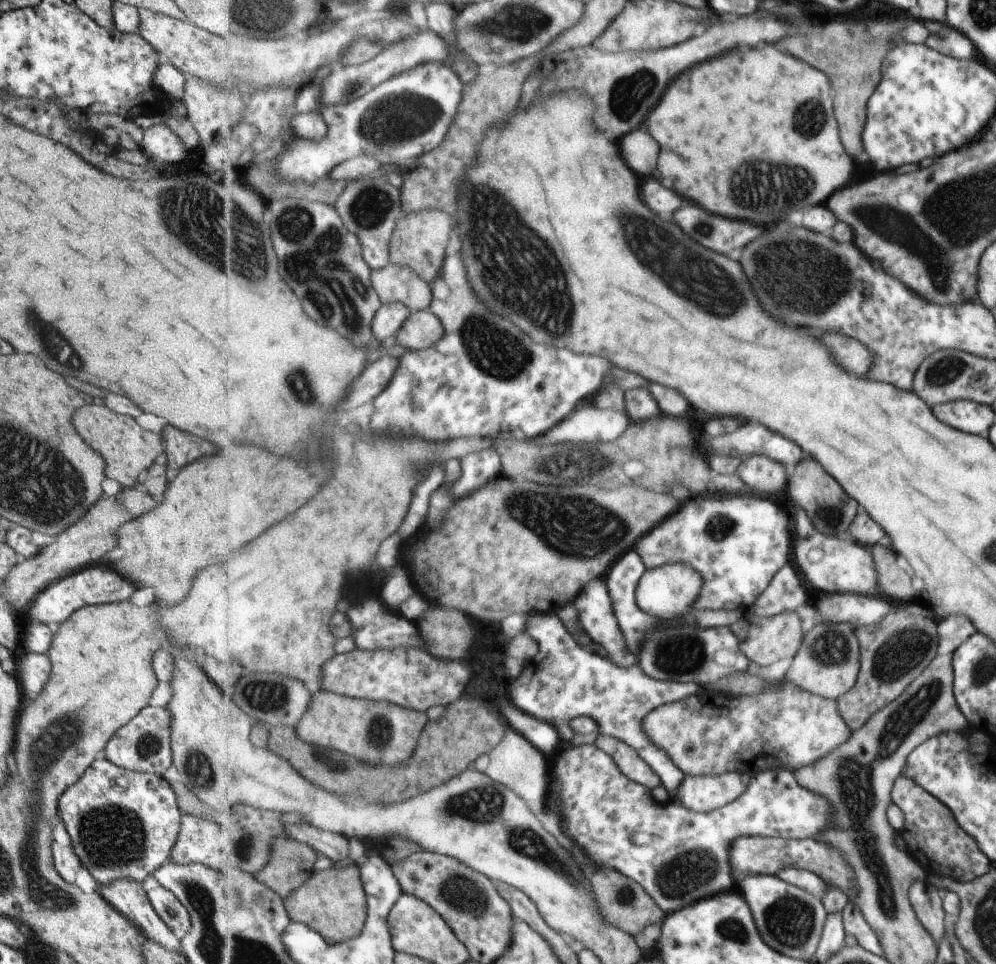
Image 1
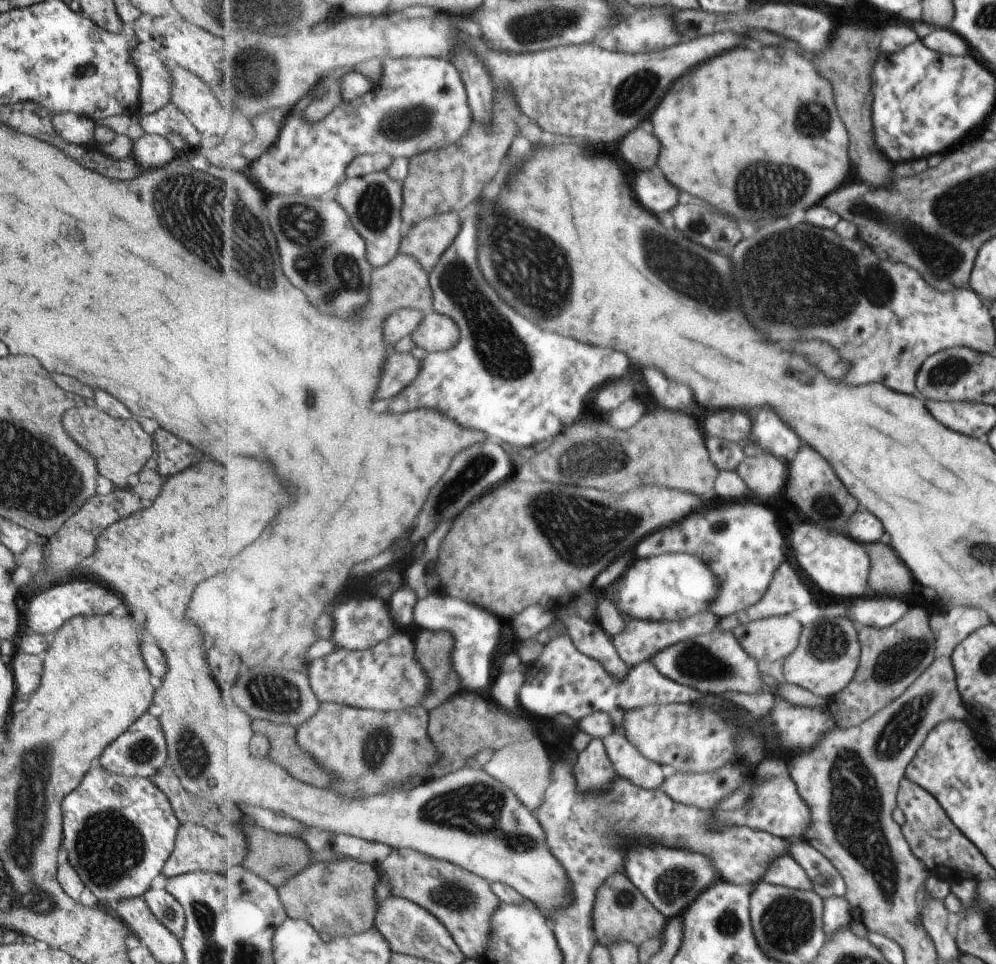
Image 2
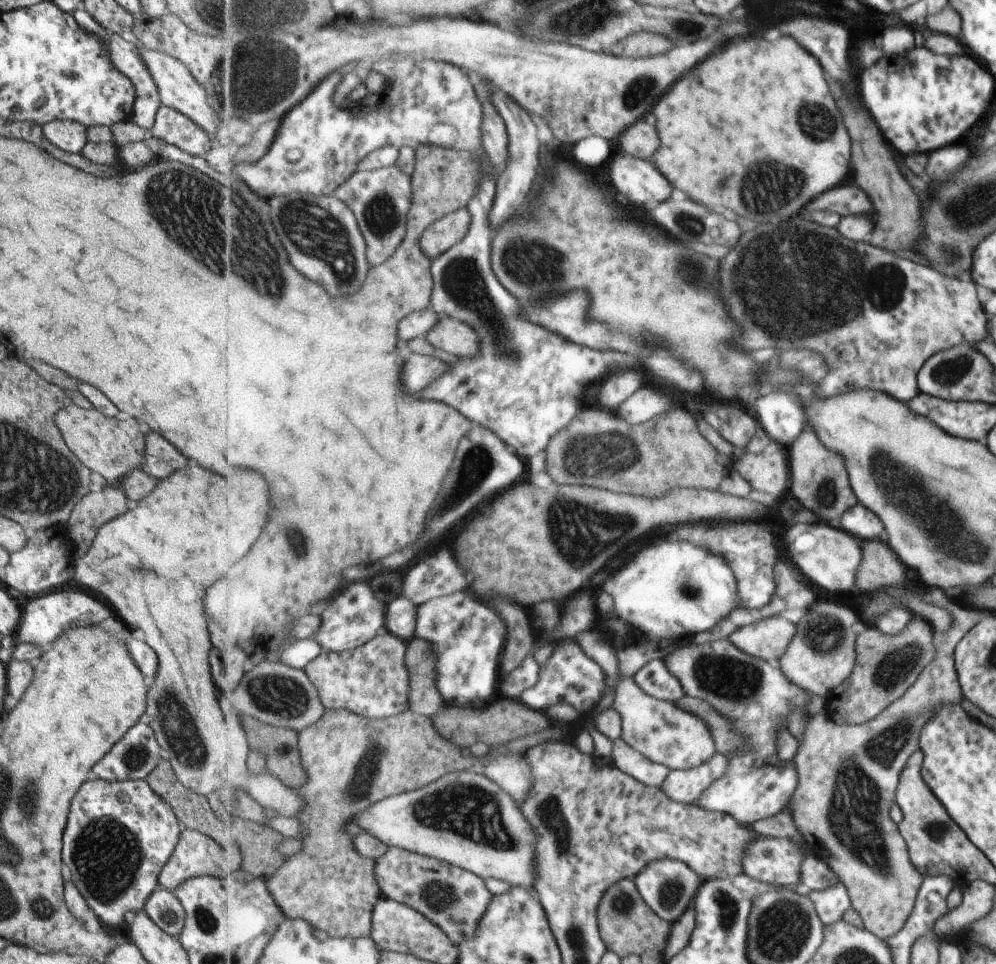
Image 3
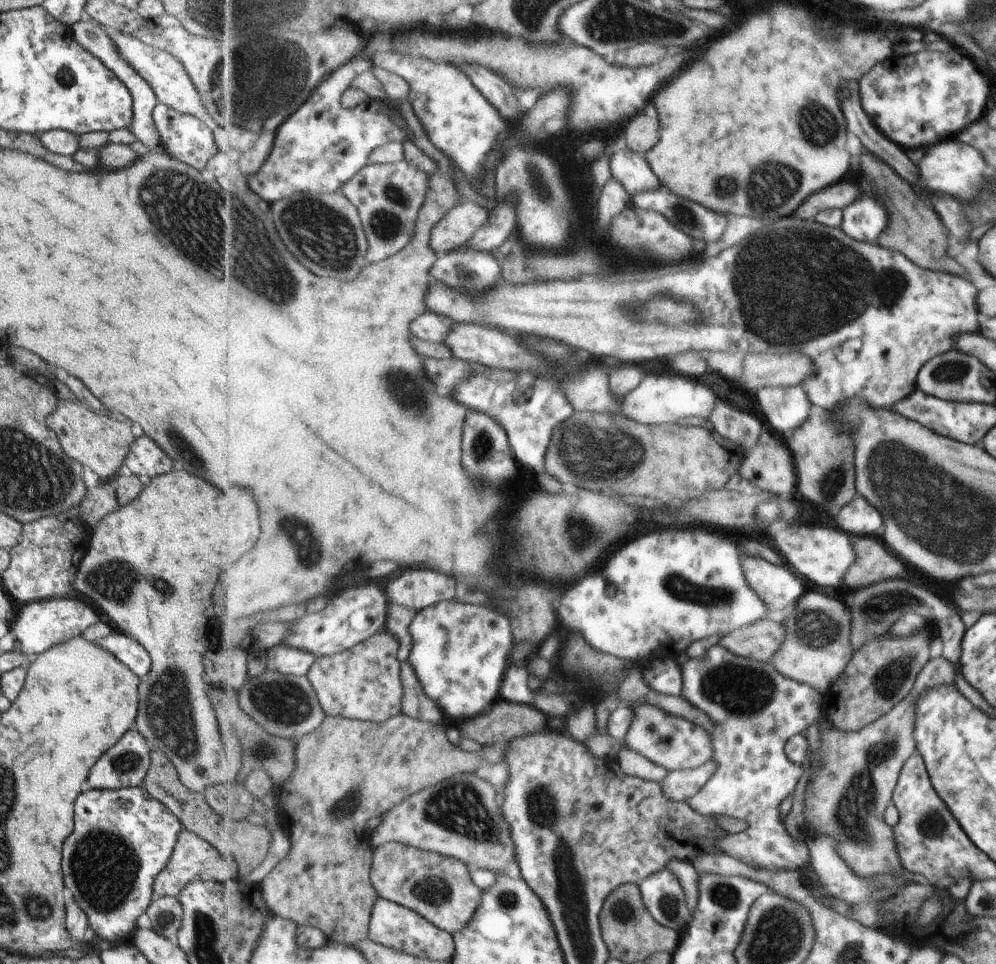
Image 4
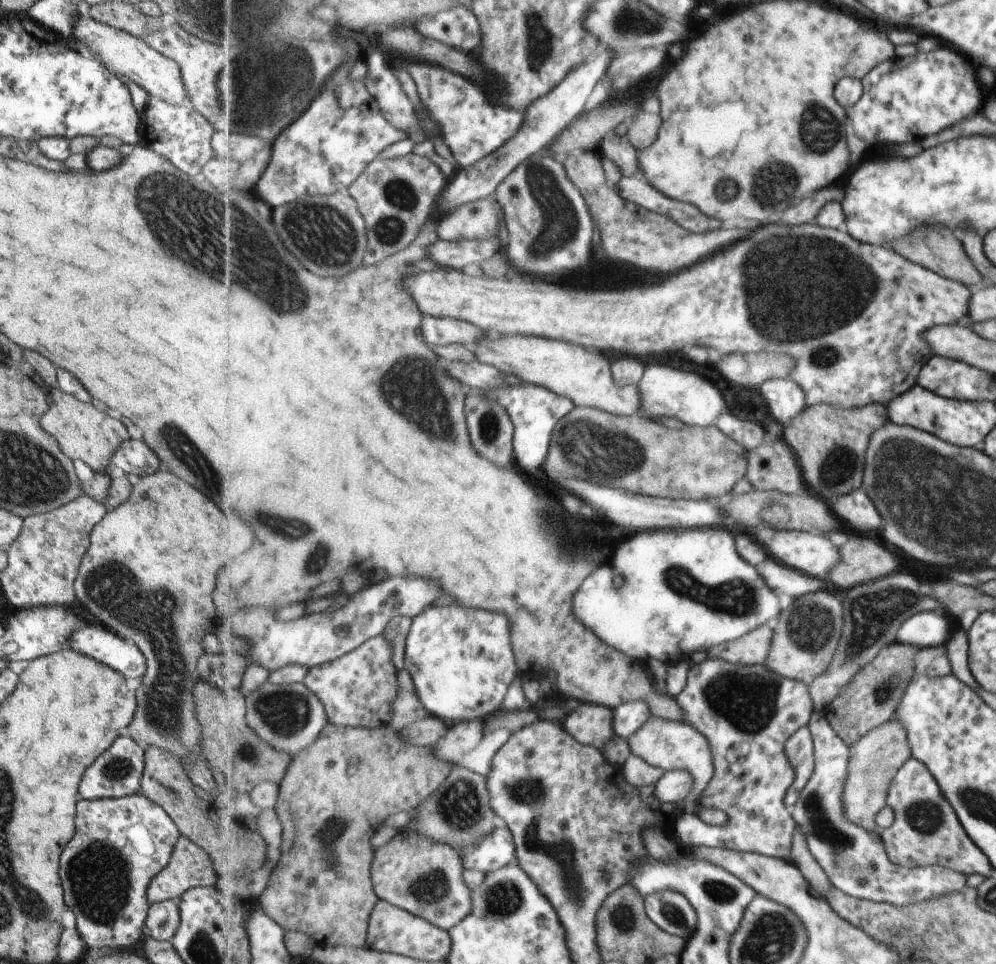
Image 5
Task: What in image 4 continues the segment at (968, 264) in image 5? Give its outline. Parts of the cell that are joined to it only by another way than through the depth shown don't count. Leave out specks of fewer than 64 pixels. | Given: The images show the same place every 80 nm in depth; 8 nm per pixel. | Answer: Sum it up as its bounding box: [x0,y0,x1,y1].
[861,152,966,278]

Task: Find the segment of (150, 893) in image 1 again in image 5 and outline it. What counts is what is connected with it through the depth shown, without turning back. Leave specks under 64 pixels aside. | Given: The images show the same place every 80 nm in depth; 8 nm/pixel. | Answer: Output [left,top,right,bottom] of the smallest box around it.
[144,900,180,941]

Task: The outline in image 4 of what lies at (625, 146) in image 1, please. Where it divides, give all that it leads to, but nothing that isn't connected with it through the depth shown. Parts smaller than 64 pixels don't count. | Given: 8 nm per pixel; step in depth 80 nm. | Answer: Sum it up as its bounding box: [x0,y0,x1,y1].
[622,114,659,154]

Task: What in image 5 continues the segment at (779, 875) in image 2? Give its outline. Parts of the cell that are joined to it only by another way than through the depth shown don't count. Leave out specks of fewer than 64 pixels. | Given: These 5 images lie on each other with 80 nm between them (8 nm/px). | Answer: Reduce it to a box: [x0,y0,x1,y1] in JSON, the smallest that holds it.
[675,657,814,860]

